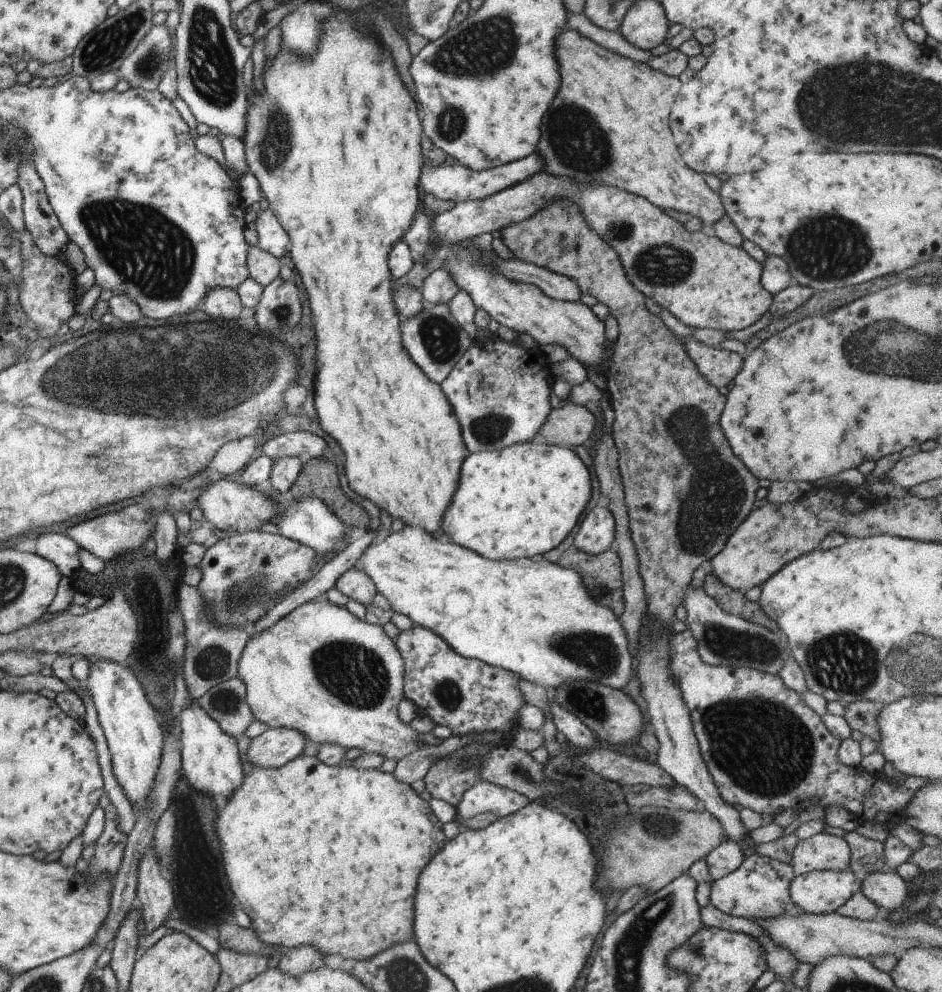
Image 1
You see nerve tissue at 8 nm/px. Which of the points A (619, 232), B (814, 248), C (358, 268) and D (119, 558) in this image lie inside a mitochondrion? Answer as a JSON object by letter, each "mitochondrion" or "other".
{"A":"mitochondrion","B":"mitochondrion","C":"other","D":"other"}

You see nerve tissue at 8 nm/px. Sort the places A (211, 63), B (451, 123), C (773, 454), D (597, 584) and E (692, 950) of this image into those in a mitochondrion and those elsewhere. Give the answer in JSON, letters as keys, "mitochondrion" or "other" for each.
{"A":"mitochondrion","B":"mitochondrion","C":"other","D":"mitochondrion","E":"mitochondrion"}

